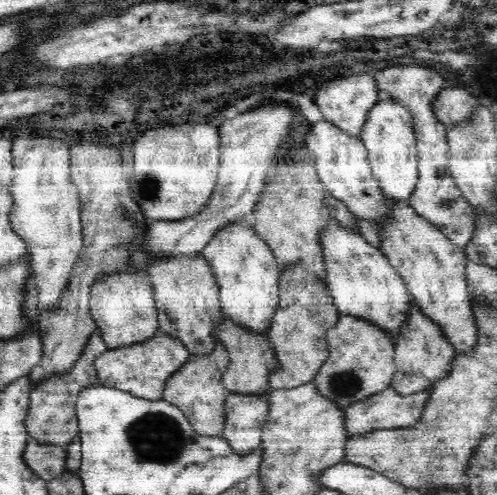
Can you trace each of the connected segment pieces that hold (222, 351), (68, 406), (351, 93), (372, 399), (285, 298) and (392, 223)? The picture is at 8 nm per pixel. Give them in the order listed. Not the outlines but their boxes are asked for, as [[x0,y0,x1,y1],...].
[[162,342,230,436],[25,330,108,448],[315,72,378,137],[345,386,432,440],[268,261,342,389],[376,197,478,354]]

